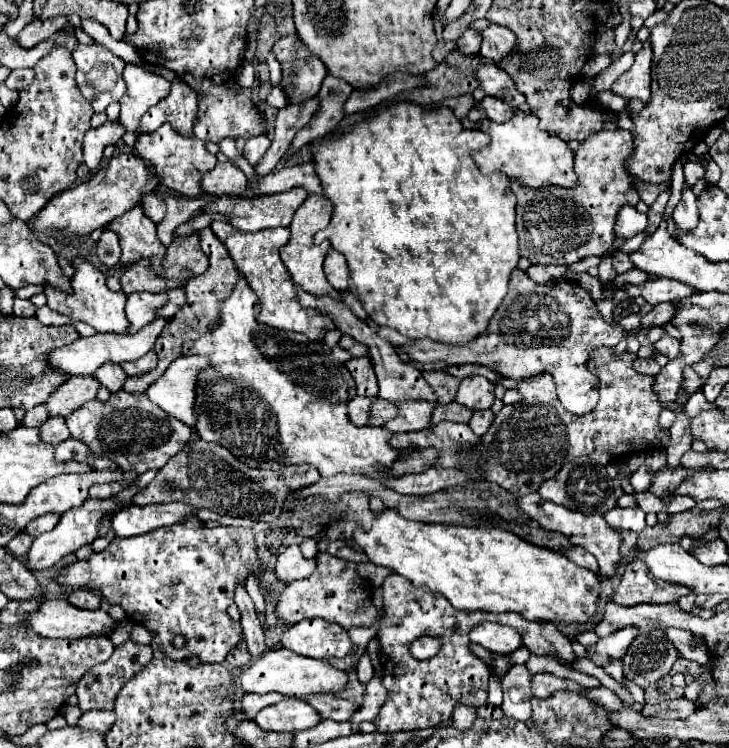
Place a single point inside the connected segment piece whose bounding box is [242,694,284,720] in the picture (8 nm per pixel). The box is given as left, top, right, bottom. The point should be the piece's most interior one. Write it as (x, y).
(251, 703)

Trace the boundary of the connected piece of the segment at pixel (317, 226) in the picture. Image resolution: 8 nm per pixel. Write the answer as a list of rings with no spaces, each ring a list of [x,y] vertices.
[[[308,194],[306,202],[304,202],[304,204],[300,206],[300,210],[296,210],[296,214],[294,214],[294,220],[292,220],[292,224],[290,224],[290,234],[292,234],[292,236],[290,236],[288,244],[282,246],[280,256],[282,256],[284,266],[286,266],[288,272],[292,274],[292,282],[298,284],[304,292],[308,292],[308,294],[328,294],[328,296],[332,296],[332,298],[336,298],[336,300],[342,300],[340,294],[338,294],[338,290],[334,290],[334,288],[328,284],[328,280],[326,280],[326,276],[324,276],[324,272],[322,272],[322,262],[324,262],[326,252],[322,252],[320,246],[314,246],[314,234],[316,234],[318,230],[322,230],[322,228],[328,226],[330,216],[332,216],[332,204],[328,204],[328,198],[316,196],[316,194]]]

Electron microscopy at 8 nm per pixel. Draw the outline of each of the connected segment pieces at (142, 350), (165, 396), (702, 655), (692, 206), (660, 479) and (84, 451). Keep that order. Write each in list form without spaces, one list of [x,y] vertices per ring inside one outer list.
[[[156,318],[154,322],[150,322],[148,326],[144,326],[142,330],[134,332],[134,334],[94,334],[90,338],[78,338],[74,344],[70,346],[62,346],[52,350],[52,356],[48,358],[48,364],[54,366],[56,370],[62,370],[68,376],[88,376],[94,374],[96,368],[100,368],[104,362],[128,362],[128,360],[136,360],[140,356],[144,356],[146,352],[150,352],[162,332],[162,328],[170,322],[170,318]]]
[[[182,356],[168,366],[168,370],[146,390],[146,394],[166,414],[188,426],[196,426],[196,378],[208,366],[210,362],[204,356]]]
[[[668,628],[666,630],[668,638],[674,642],[674,646],[680,650],[682,658],[686,660],[692,660],[692,662],[698,662],[698,664],[708,664],[708,648],[704,644],[700,644],[692,632],[688,630],[678,630],[678,628]]]
[[[690,188],[682,190],[682,202],[676,206],[672,220],[676,222],[680,232],[692,232],[698,224],[698,206],[696,206],[696,196],[692,194]]]
[[[664,468],[664,470],[654,474],[652,484],[650,484],[650,492],[656,494],[658,498],[662,498],[666,494],[672,494],[684,478],[686,478],[686,470],[680,468],[680,474],[674,474],[670,468]]]
[[[68,438],[66,442],[56,446],[56,460],[58,462],[68,462],[68,460],[76,460],[76,462],[88,462],[90,466],[94,466],[96,470],[116,470],[116,462],[110,462],[108,458],[100,458],[96,456],[88,444],[76,440],[76,438]]]

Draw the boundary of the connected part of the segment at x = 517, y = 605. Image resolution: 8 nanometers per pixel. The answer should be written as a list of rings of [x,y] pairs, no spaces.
[[[384,510],[374,518],[374,526],[368,532],[364,532],[360,524],[356,526],[354,542],[362,552],[366,552],[370,562],[392,568],[396,574],[406,576],[414,586],[428,586],[430,590],[444,594],[456,610],[482,610],[494,614],[514,610],[530,622],[562,622],[568,626],[586,624],[598,608],[598,574],[576,566],[564,554],[532,546],[498,526],[492,526],[492,530],[478,526],[428,526],[400,518],[398,514],[392,514],[392,510]]]

